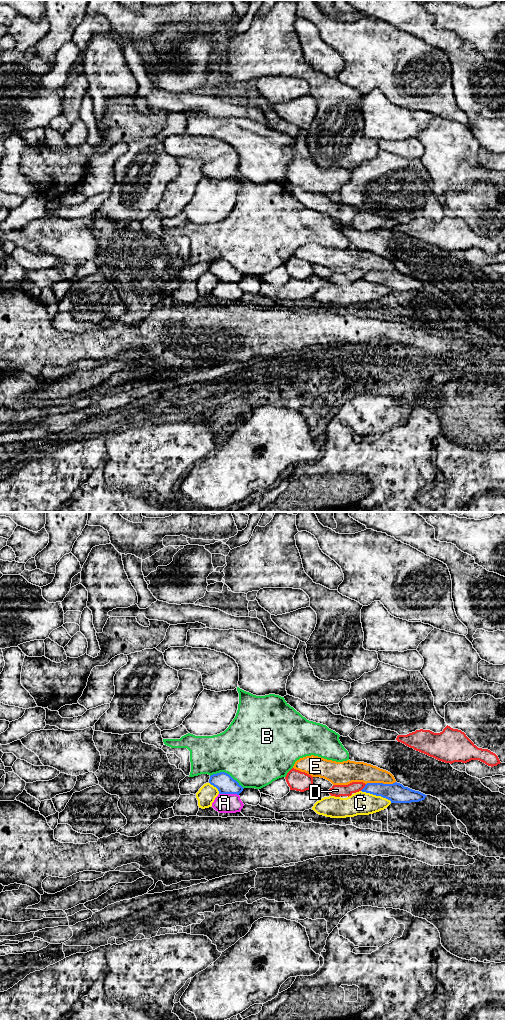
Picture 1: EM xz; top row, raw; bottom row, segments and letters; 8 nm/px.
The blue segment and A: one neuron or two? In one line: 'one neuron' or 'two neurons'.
two neurons

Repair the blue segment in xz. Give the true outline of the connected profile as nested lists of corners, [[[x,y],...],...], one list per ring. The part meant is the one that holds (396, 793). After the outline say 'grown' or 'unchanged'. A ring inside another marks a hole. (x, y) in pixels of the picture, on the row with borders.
[[[367,783],[361,790],[376,796],[381,796],[391,801],[391,803],[411,803],[419,802],[425,799],[427,795],[404,787],[400,783],[383,784],[383,783]]] | unchanged

